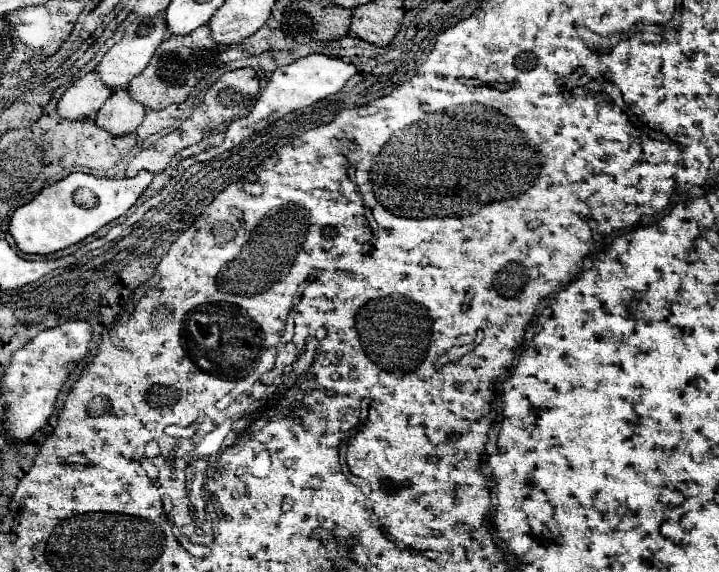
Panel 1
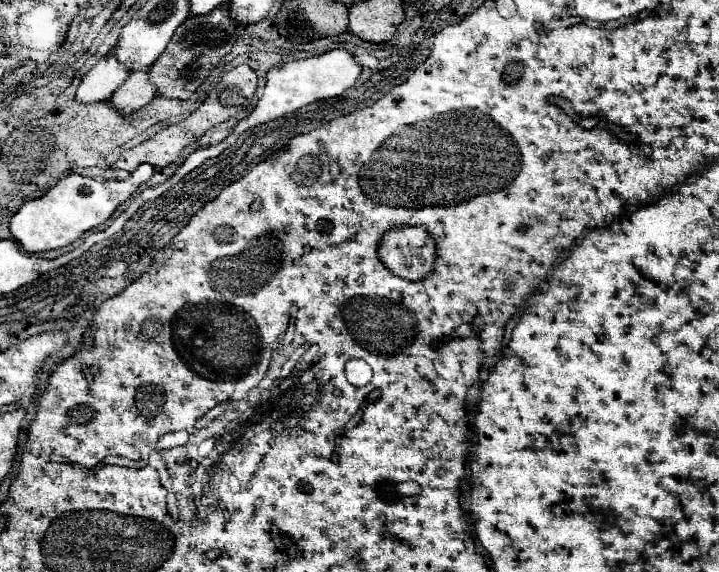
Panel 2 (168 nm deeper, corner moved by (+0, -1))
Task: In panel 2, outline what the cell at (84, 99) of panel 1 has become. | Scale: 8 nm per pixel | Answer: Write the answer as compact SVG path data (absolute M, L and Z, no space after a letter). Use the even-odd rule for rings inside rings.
M108 53L84 75L76 91L76 101L84 105L108 101L112 93L128 79L128 75L130 71L124 71L124 67L116 63L114 53Z

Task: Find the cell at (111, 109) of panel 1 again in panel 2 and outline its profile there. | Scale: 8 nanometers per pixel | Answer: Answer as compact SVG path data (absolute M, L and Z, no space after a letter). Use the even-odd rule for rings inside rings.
M134 71L122 83L122 87L114 91L114 95L110 97L110 103L120 115L128 117L134 111L140 111L142 107L146 107L154 95L156 95L156 89L152 87L152 83L148 83L148 73Z

